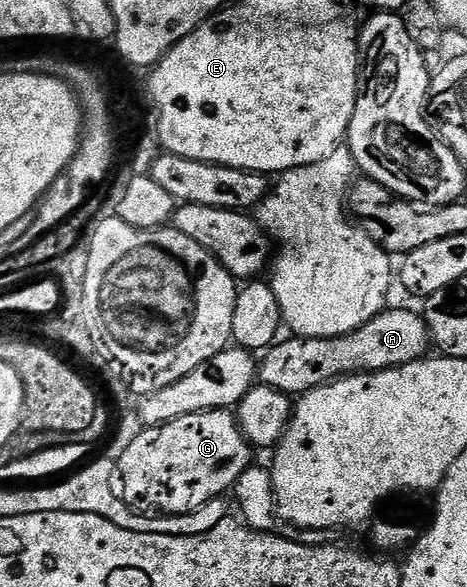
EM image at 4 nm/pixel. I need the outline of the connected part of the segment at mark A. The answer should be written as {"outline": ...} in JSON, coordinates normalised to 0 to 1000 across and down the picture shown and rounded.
{"outline":[[[844,521],[822,525],[790,549],[782,549],[782,555],[737,572],[662,576],[625,571],[621,578],[606,576],[582,586],[561,601],[563,613],[559,606],[550,620],[552,652],[608,668],[621,678],[649,675],[655,668],[668,668],[670,663],[692,654],[707,654],[728,641],[758,641],[779,634],[822,634],[835,627],[857,627],[876,617],[893,617],[916,605],[914,591],[921,595],[927,586],[923,564],[895,530],[878,532],[872,525],[844,525]]]}

